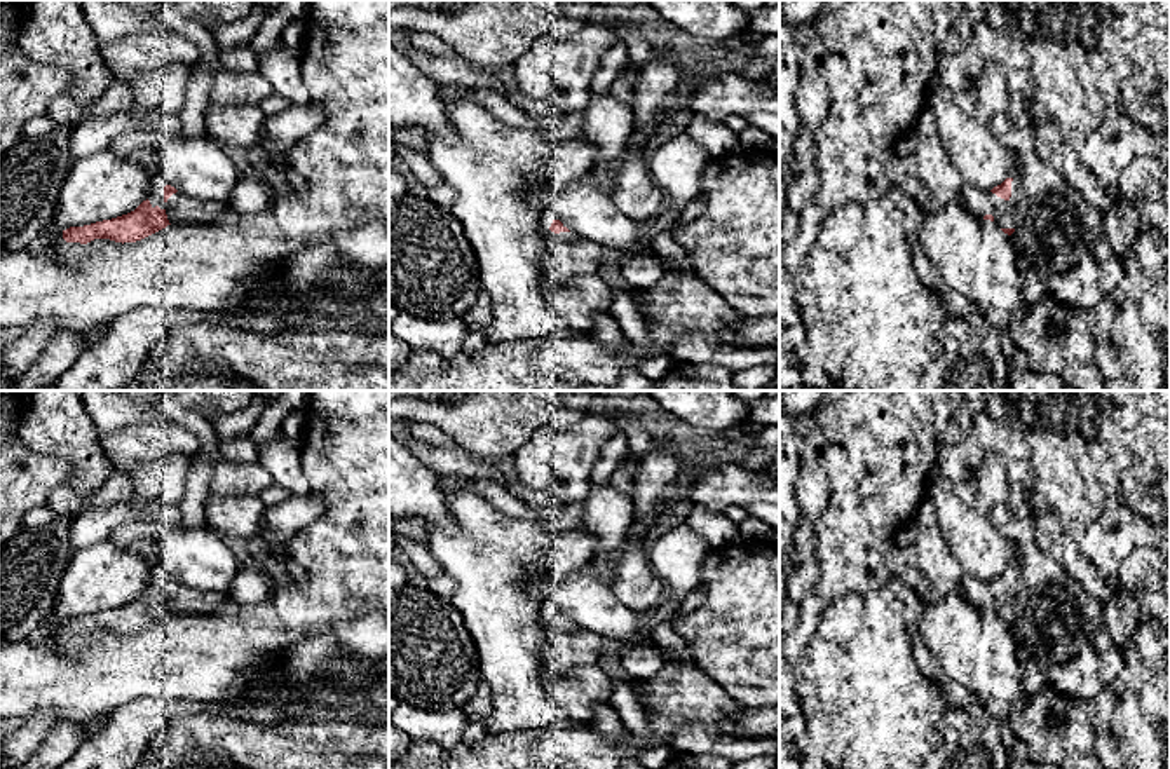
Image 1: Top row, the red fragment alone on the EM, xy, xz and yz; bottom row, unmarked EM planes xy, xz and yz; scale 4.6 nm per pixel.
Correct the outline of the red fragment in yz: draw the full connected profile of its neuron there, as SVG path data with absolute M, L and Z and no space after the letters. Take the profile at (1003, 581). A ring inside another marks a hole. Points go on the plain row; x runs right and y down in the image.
M1006 568L990 582L978 581L969 575L961 575L957 593L961 593L976 609L996 612L997 617L1011 626L1018 616L1027 586L1018 570Z

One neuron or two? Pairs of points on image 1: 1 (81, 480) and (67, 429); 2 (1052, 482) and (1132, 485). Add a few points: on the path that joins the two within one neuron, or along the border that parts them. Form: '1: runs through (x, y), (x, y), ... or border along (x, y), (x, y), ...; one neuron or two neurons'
1: runs through (81, 468), (77, 442); one neuron
2: runs through (1071, 476), (1113, 476); one neuron

